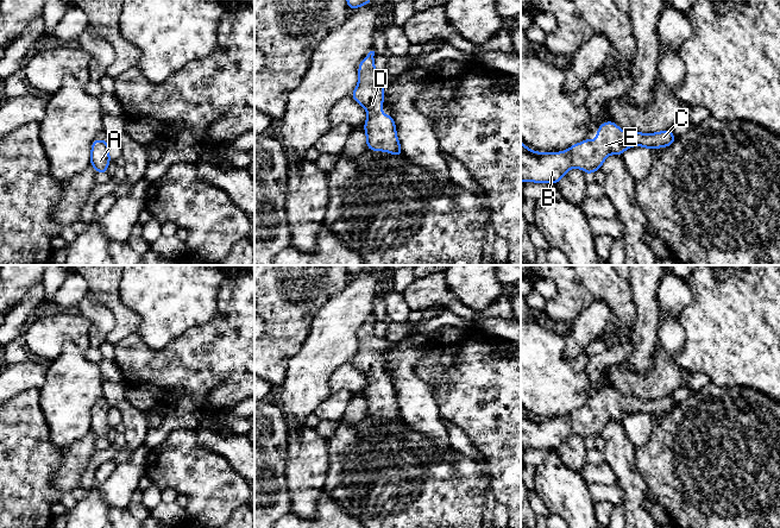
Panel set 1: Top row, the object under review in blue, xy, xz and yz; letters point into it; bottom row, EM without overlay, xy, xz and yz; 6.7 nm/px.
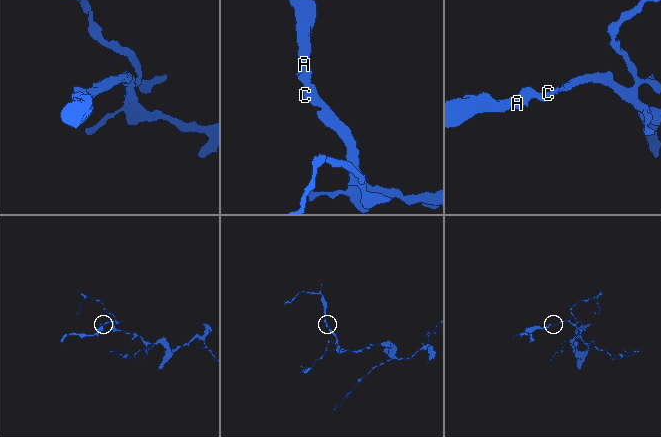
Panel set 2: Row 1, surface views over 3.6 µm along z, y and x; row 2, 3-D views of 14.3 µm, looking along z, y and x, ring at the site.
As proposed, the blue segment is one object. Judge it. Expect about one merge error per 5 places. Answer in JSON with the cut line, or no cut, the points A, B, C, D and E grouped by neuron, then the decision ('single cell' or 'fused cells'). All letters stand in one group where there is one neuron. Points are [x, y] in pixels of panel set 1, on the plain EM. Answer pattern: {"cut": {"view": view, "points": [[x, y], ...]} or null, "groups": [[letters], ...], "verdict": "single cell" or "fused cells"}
{"cut": null, "groups": [["A", "B", "C", "D", "E"]], "verdict": "single cell"}

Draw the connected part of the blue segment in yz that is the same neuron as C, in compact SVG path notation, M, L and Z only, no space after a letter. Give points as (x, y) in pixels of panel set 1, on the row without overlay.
M606 388L599 391L596 408L586 404L581 409L572 411L564 419L535 419L521 408L521 447L556 451L570 435L579 434L587 441L591 441L593 438L602 435L604 426L611 420L621 422L628 414L636 411L649 416L667 414L672 411L675 406L677 404L671 396L647 401L636 397L627 397L624 401L623 396L614 388Z

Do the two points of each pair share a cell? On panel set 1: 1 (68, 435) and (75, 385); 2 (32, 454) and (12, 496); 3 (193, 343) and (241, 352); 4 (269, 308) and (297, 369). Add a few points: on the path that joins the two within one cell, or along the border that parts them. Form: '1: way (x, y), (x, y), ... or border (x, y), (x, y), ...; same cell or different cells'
1: way (68, 423), (68, 397); same cell
2: way (21, 465), (12, 475), (12, 485); same cell
3: way (205, 341), (216, 352), (230, 352); same cell
4: border (308, 334), (289, 359), (282, 383); different cells

